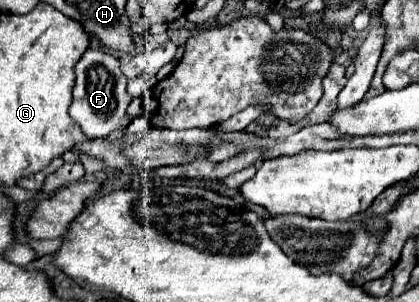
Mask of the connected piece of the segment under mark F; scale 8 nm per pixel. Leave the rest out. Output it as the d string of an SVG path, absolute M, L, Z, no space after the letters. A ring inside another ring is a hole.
M88 49L76 63L76 85L74 85L74 103L70 105L70 115L76 123L80 123L82 131L88 137L104 137L116 129L126 133L144 133L150 125L142 125L142 121L132 121L126 117L126 109L132 101L132 95L126 91L126 77L120 75L120 59L102 51ZM90 69L98 69L98 75L88 75Z

